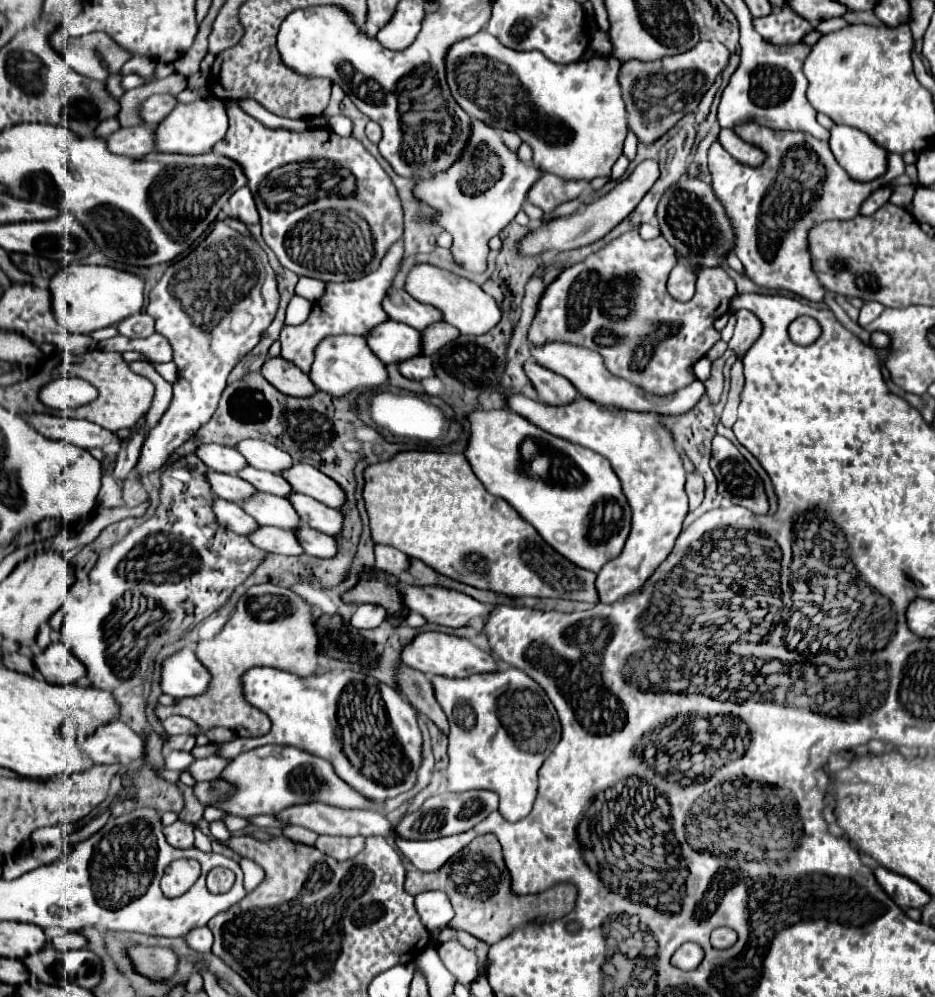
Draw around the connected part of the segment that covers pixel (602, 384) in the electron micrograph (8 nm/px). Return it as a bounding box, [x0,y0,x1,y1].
[532,342,706,416]

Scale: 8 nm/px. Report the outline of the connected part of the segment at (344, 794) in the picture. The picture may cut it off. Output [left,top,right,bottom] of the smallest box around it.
[218,746,374,818]

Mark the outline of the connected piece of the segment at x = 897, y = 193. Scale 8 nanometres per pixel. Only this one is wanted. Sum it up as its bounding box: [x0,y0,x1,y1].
[890,184,918,206]

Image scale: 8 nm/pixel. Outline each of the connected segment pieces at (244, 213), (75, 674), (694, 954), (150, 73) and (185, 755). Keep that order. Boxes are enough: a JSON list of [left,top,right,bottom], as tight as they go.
[[230,186,260,224],[34,642,86,684],[672,942,704,970],[122,58,156,82],[164,750,196,772]]

